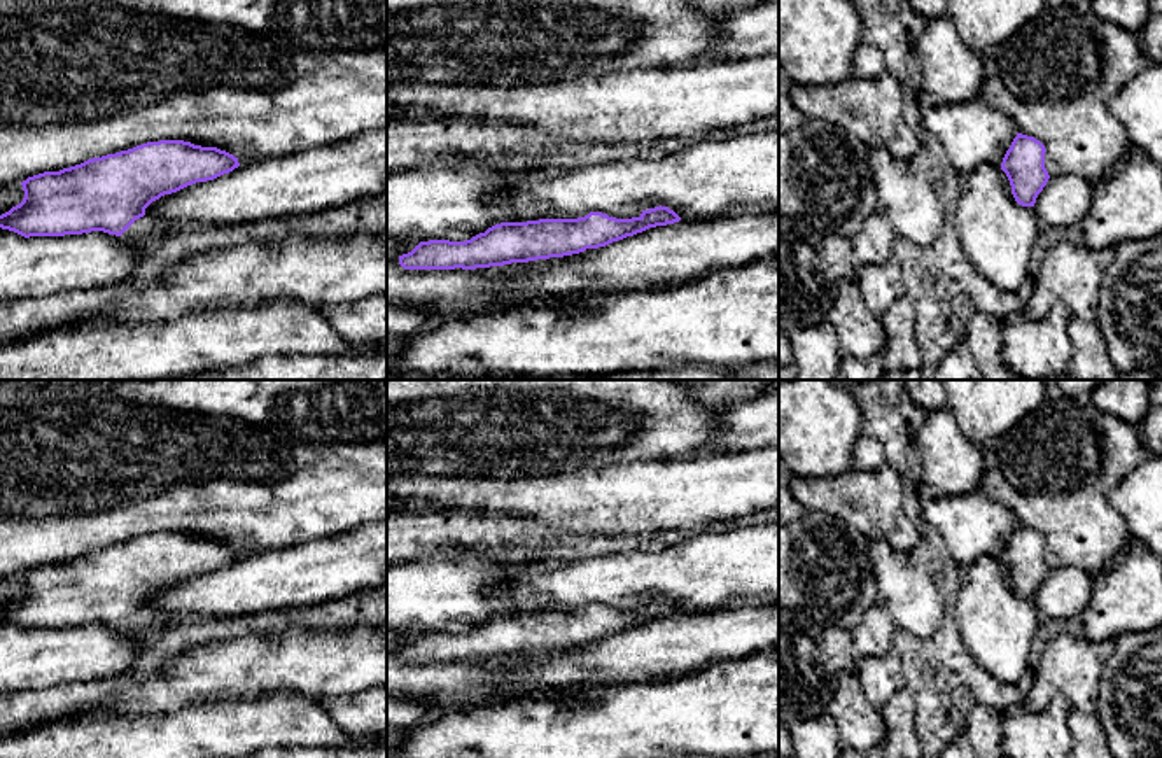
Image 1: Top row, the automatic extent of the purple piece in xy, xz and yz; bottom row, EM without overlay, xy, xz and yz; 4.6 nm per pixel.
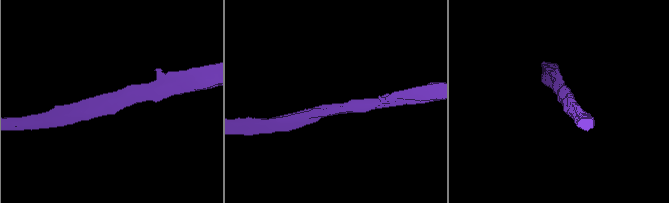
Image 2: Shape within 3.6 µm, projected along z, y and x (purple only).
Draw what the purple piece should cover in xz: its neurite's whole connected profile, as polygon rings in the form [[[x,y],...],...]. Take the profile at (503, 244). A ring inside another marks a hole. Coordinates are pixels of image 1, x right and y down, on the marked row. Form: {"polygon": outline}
{"polygon": [[[660,205],[632,219],[590,212],[578,219],[500,222],[466,242],[420,242],[411,252],[399,256],[399,264],[404,270],[476,270],[564,257],[679,221],[674,210]]]}

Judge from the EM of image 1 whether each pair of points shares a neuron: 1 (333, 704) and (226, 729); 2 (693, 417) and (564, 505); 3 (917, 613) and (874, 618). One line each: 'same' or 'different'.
1: different
2: different
3: different

